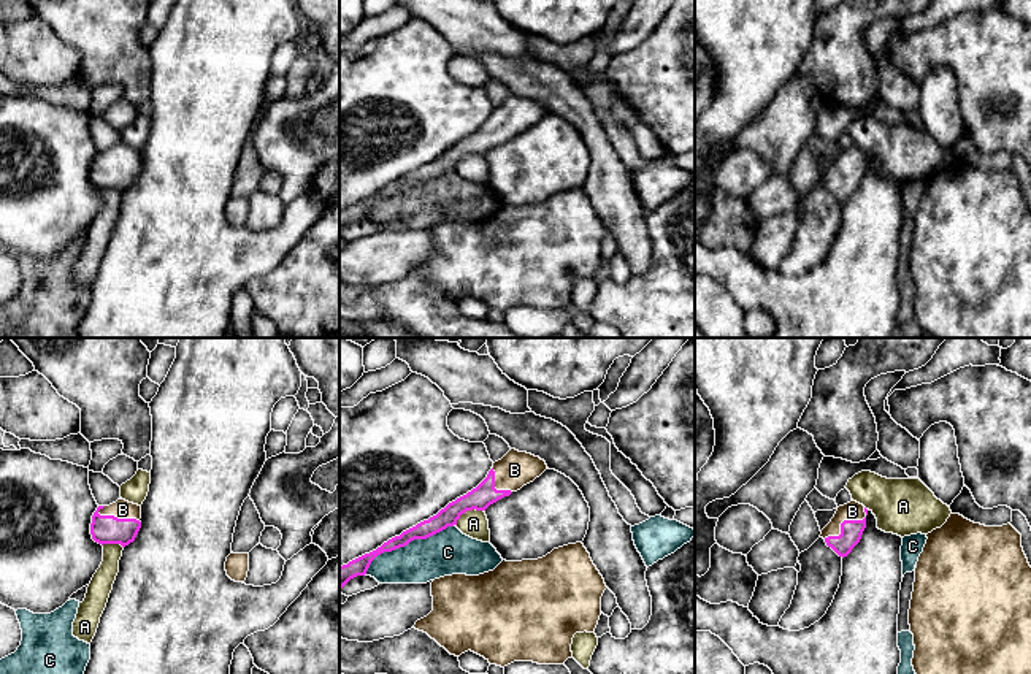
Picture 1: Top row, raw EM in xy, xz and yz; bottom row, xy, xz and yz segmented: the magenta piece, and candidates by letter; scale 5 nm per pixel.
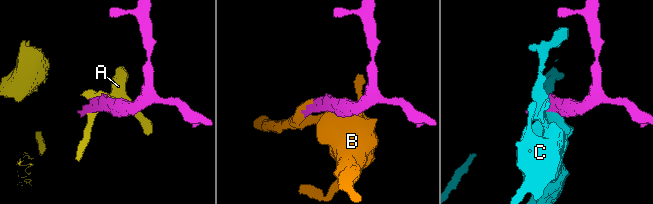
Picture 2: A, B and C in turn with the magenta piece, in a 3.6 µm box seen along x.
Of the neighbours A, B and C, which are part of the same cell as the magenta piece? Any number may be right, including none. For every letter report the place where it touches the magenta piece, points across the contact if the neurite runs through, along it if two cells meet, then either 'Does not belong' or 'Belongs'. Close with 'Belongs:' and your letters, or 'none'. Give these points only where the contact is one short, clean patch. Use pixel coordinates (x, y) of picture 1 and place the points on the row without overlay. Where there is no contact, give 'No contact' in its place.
A: Touches magenta at xz (467, 154). Boundary: xz (482, 154), (467, 154), (456, 170). Does not belong
B: Touches magenta at yz (844, 165). Path across: yz (850, 175), (844, 165), (852, 156). Belongs
C: Touches magenta at xz (406, 189). Does not belong
Belongs: B

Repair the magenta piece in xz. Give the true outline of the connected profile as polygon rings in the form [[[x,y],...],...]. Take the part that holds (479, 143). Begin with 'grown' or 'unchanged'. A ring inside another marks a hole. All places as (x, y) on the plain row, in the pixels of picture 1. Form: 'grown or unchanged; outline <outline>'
grown; outline [[[511,94],[501,105],[493,108],[487,122],[476,133],[449,147],[428,165],[389,184],[376,195],[339,211],[339,236],[351,224],[365,220],[378,200],[404,192],[414,184],[427,184],[447,171],[454,171],[466,155],[485,155],[490,149],[533,127],[546,114],[549,113],[539,101]]]

